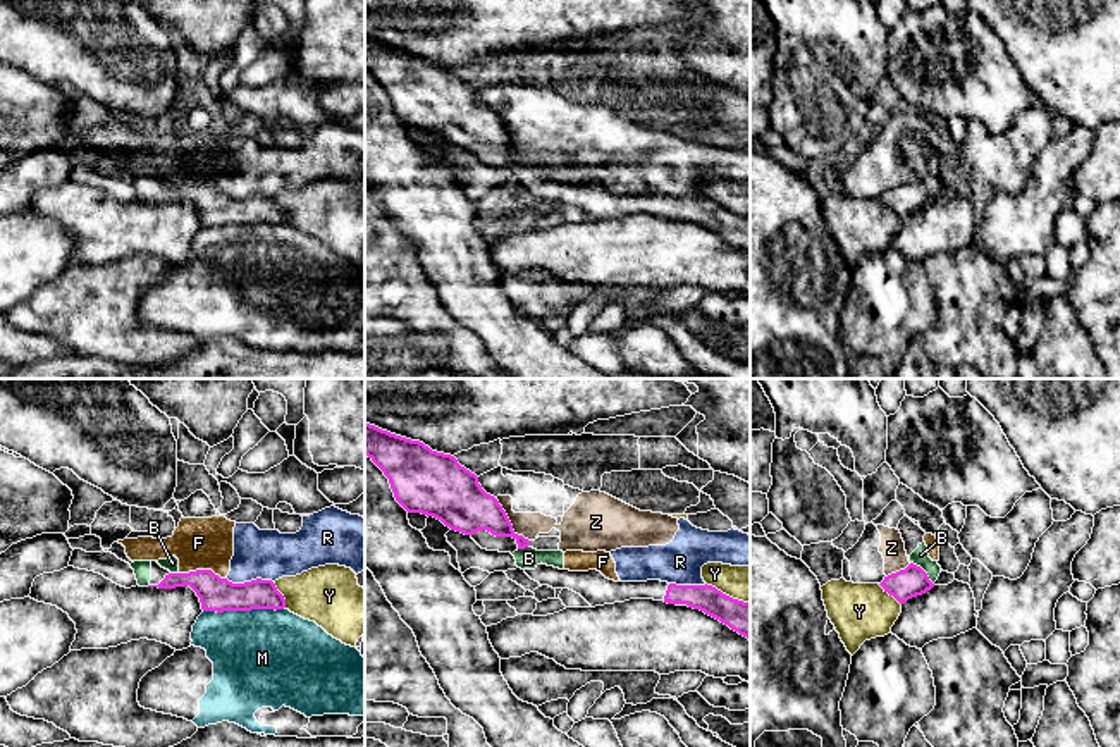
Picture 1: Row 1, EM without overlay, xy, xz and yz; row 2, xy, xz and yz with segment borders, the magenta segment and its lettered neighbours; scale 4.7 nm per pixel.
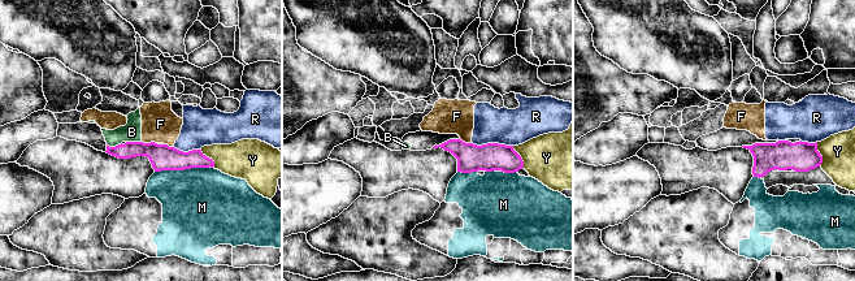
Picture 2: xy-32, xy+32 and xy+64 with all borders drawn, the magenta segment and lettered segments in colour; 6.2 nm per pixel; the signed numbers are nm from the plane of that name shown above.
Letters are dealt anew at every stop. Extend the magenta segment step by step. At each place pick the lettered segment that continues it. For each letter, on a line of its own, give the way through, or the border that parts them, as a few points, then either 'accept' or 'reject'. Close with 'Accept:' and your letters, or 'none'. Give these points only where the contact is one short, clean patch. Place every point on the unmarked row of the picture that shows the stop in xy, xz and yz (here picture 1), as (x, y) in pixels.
B: along yz (910, 176), (933, 198) | reject
F: along xy (179, 186), (212, 185), (226, 193) | reject
M: along xy (284, 221), (276, 224), (203, 226) | reject
R: reject
Y: reject
Z: reject
Accept: none

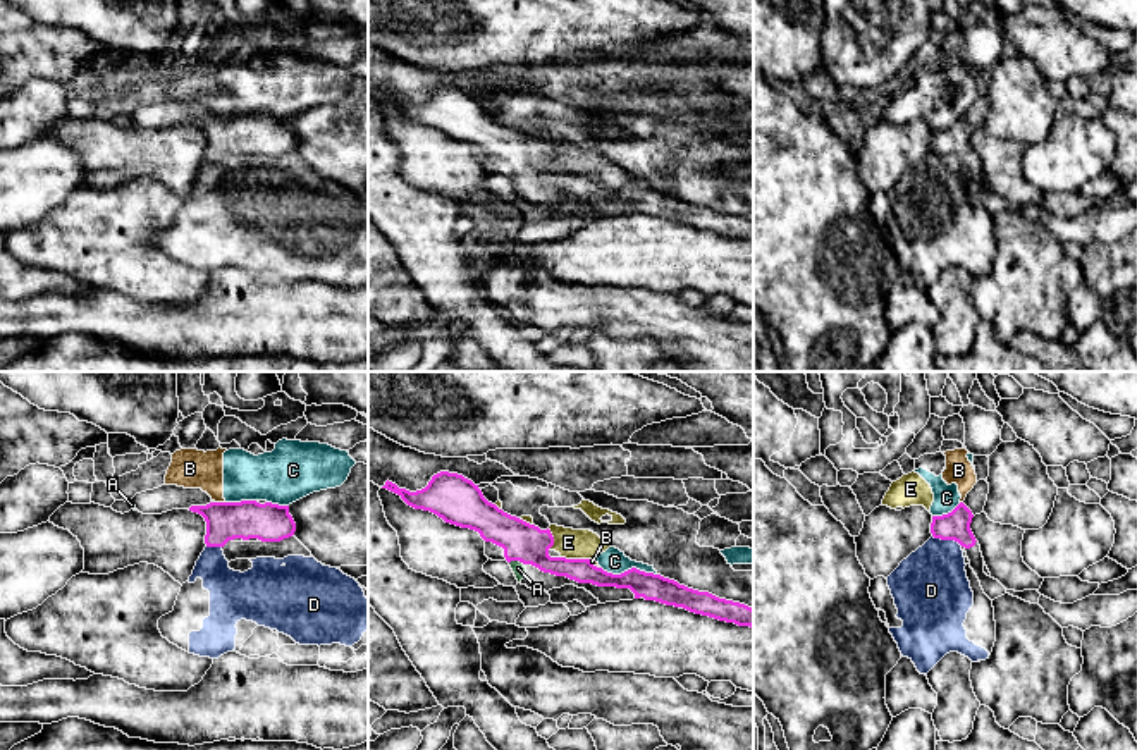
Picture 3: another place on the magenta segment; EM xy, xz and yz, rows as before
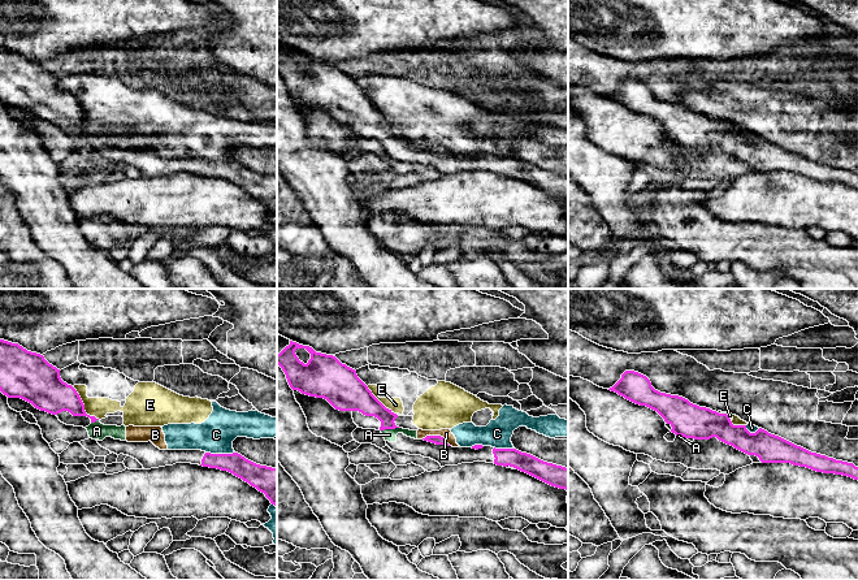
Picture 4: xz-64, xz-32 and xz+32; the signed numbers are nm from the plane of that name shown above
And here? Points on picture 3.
A: along xz (510, 176), (523, 179) | reject
B: along xy (215, 116), (224, 117) | reject
C: reject
D: along yz (933, 150), (943, 155), (957, 155), (962, 160) | reject
E: reject
Accept: none

